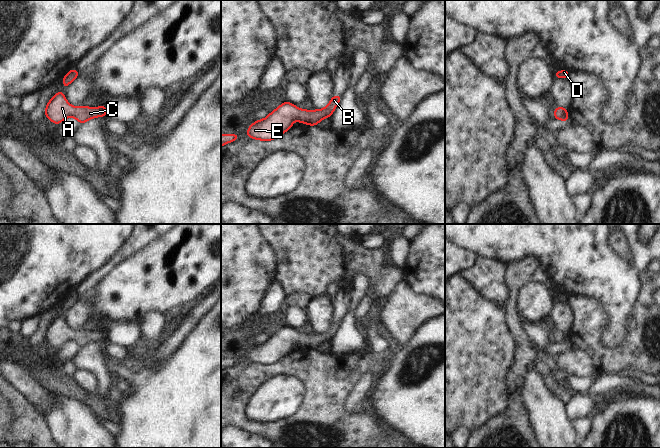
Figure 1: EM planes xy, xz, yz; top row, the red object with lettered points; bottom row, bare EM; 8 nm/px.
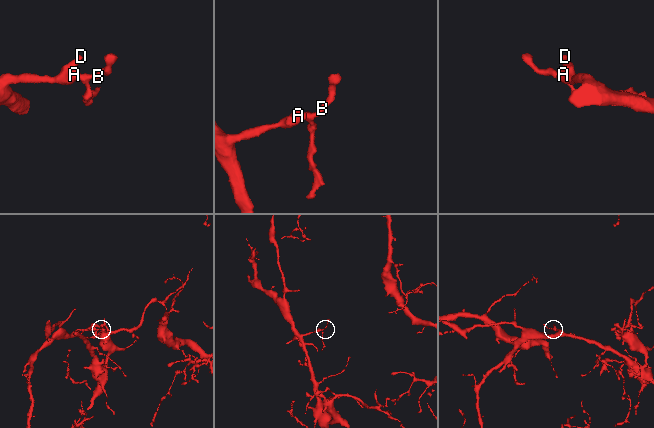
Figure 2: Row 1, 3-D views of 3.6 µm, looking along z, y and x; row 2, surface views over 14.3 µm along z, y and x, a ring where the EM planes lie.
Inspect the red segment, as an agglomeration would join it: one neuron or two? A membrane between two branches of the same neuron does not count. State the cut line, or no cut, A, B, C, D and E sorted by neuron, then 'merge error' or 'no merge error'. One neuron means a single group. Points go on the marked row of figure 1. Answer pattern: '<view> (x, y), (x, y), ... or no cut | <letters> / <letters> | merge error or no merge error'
no cut | A B C D E | no merge error

